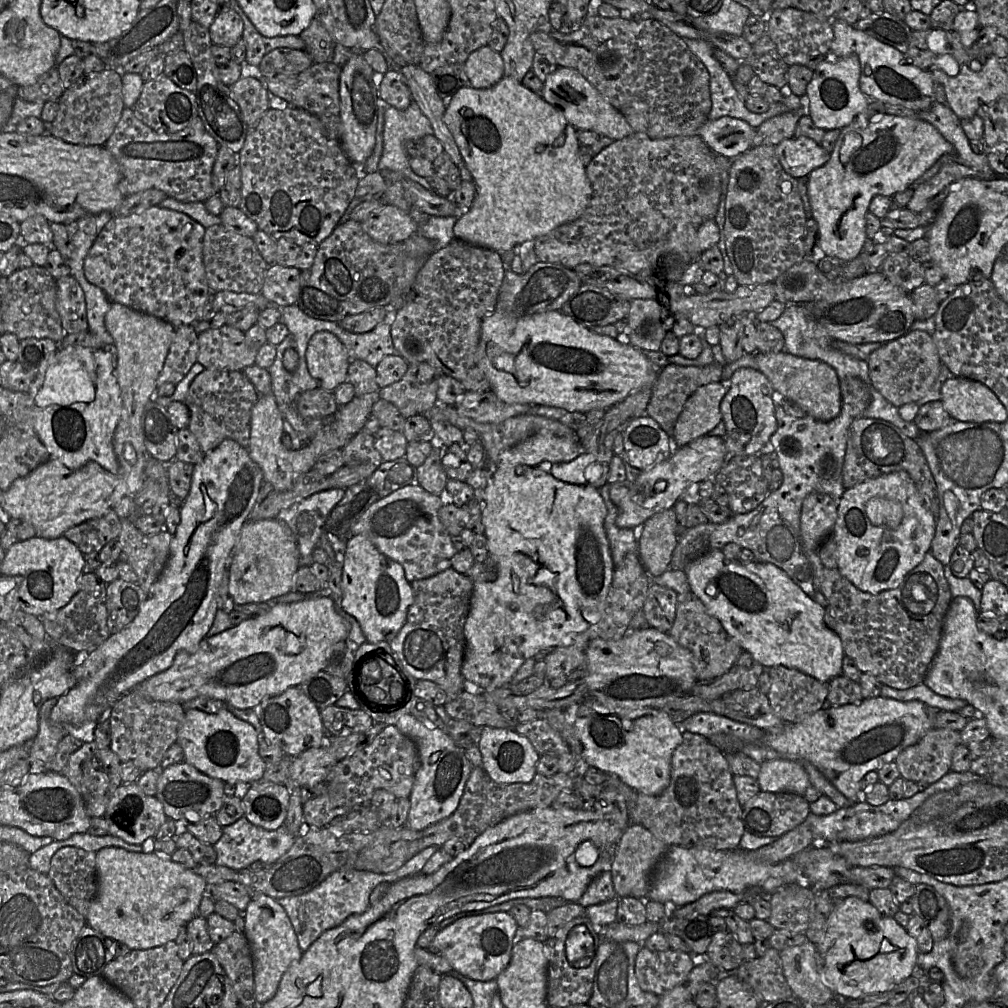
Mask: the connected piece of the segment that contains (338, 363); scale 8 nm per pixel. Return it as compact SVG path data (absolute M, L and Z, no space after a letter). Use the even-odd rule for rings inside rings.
M328 331L316 332L309 340L306 350L306 361L310 375L315 378L320 388L334 392L335 388L347 381L349 356L340 340Z

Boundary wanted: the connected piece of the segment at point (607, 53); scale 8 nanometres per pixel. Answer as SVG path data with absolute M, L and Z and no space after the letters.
M586 15L583 21L572 31L553 31L549 33L535 32L530 35L530 41L539 54L544 55L554 66L571 68L580 73L598 93L615 109L617 109L627 120L634 132L643 133L651 139L664 139L676 136L699 135L701 127L709 120L712 102L710 98L710 75L700 59L688 48L685 41L669 28L654 19L637 19L633 21L621 18L604 18L600 16Z

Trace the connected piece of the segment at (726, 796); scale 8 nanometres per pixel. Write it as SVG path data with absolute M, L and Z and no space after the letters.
M683 731L682 742L675 749L671 761L671 775L667 788L657 796L638 793L635 808L630 809L630 823L639 824L667 846L735 850L745 832L743 806L737 799L733 774L725 754L706 737Z

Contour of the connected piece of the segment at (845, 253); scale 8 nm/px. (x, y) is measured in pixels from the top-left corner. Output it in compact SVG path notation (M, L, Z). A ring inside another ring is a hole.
M893 114L881 117L872 115L864 129L846 126L841 129L829 161L822 167L810 172L807 177L808 200L812 218L819 228L818 244L815 244L812 259L815 264L824 256L835 257L848 262L862 251L867 238L866 214L874 196L893 197L896 193L909 188L912 183L926 172L945 154L953 153L953 145L929 122Z

